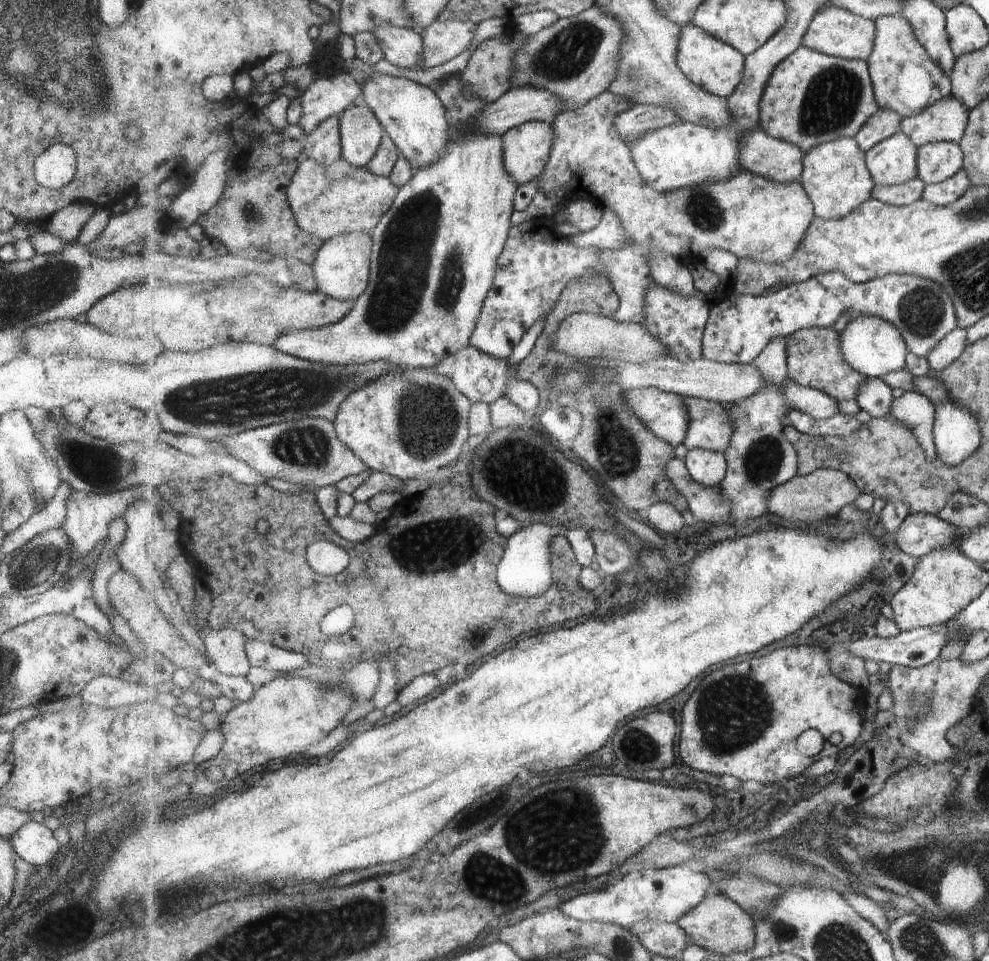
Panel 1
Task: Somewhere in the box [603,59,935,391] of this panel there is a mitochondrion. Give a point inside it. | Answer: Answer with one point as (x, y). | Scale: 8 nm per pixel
(832, 99)

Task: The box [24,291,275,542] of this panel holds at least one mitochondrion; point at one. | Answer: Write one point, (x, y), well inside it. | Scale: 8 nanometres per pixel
(97, 467)

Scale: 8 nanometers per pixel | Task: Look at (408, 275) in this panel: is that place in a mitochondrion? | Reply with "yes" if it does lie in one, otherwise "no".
yes

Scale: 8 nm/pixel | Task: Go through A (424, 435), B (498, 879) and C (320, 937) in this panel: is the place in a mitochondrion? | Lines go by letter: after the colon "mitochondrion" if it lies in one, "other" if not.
A: mitochondrion
B: mitochondrion
C: mitochondrion

